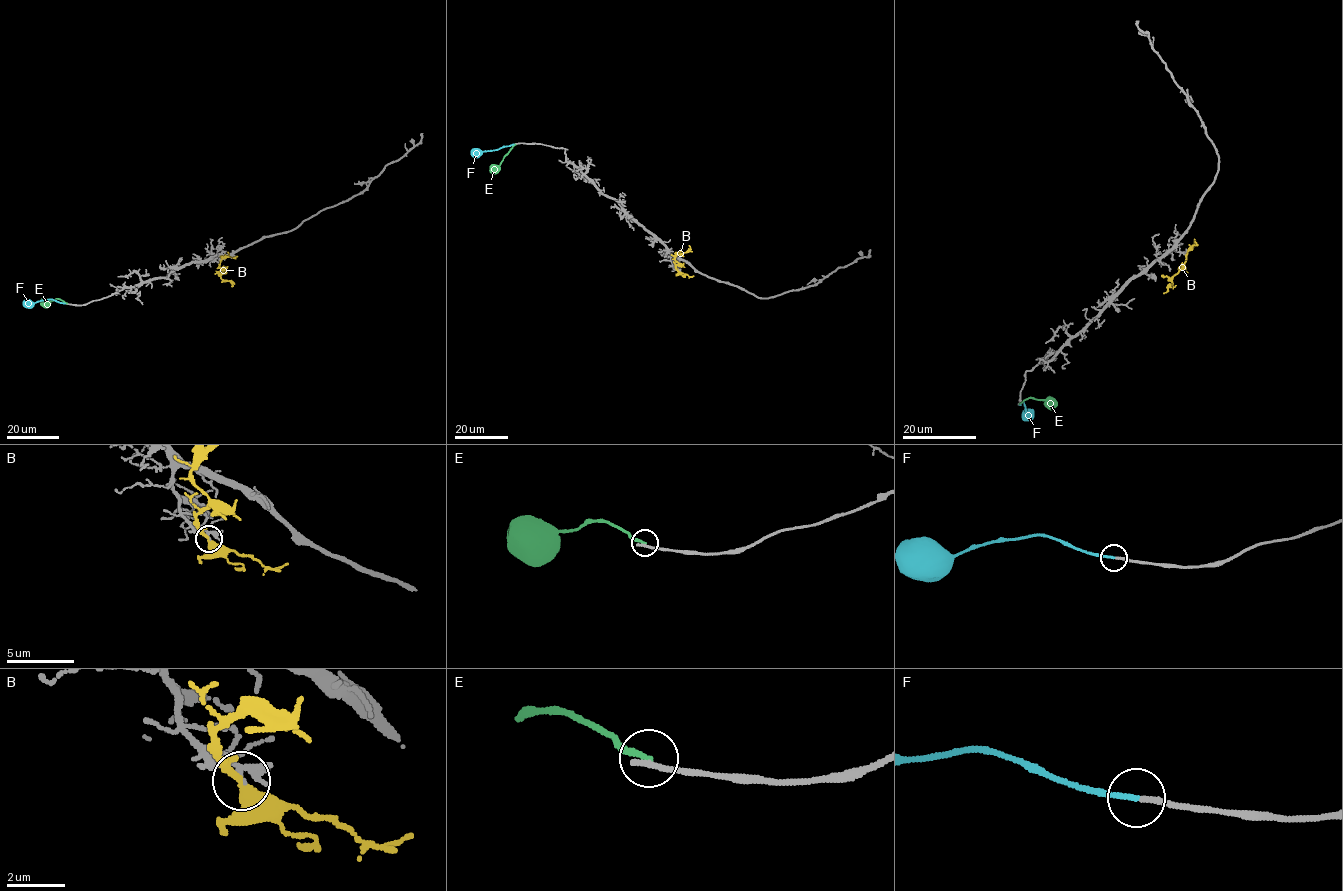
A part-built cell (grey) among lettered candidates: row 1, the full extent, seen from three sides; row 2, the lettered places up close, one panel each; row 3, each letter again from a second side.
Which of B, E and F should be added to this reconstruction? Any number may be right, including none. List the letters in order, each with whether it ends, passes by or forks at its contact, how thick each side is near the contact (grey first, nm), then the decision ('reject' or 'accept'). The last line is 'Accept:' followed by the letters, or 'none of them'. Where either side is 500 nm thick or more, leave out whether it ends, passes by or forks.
B: it passes by | 150/340 nm | reject
E: it ends | 240/200 nm | reject
F: it ends | 190/170 nm | accept
Accept: F

